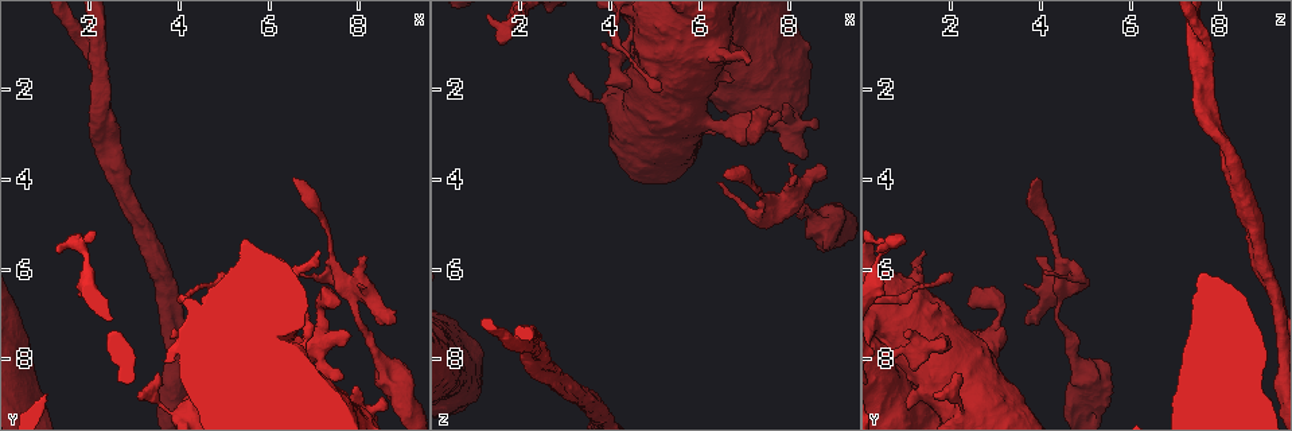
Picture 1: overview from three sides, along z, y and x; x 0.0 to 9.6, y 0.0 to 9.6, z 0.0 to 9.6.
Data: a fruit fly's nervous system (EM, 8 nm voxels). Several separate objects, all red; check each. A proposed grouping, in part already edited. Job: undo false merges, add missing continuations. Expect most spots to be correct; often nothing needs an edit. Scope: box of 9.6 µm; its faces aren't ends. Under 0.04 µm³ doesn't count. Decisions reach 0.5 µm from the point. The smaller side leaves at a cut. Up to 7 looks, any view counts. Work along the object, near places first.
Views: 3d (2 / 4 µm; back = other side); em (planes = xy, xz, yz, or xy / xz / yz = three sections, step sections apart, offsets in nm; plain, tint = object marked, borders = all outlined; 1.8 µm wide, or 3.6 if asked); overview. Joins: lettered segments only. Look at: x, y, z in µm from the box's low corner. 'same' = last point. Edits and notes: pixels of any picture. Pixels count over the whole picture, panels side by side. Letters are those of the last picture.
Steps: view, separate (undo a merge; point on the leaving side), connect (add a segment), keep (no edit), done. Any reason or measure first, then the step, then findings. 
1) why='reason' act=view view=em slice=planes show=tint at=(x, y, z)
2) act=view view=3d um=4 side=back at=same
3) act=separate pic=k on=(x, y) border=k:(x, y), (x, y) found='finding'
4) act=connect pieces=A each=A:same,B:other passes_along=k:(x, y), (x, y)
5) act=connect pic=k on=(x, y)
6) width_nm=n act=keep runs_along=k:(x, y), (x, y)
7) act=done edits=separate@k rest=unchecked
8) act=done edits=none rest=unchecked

why='sharp bend' act=view view=3d um=4 at=(7.90, 6.45, 4.50)

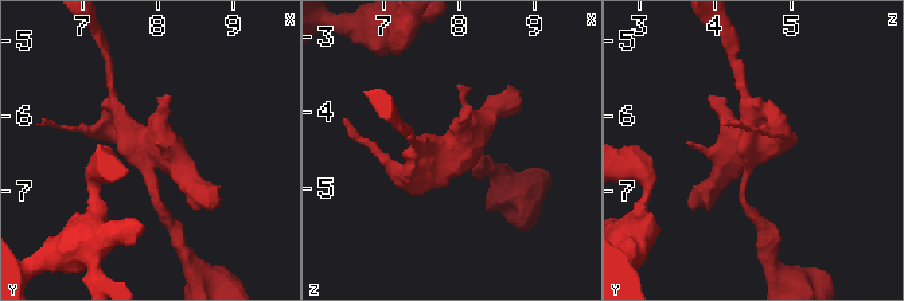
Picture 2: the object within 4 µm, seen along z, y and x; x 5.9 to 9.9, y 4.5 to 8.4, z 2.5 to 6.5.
why='now the EM' act=view view=em slice=planes show=plain at=(7.90, 6.50, 4.45)

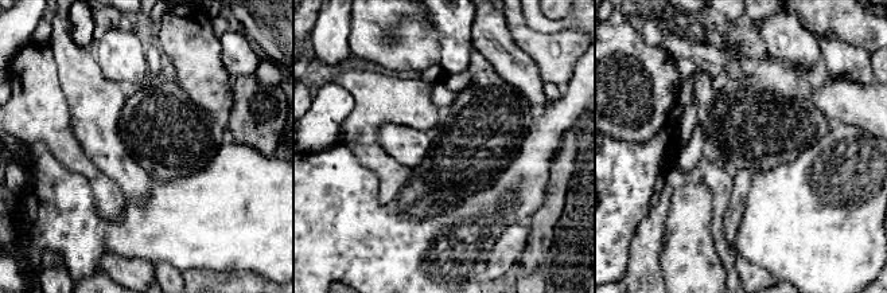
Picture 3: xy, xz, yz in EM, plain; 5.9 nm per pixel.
act=view view=em slice=planes show=borders at=same

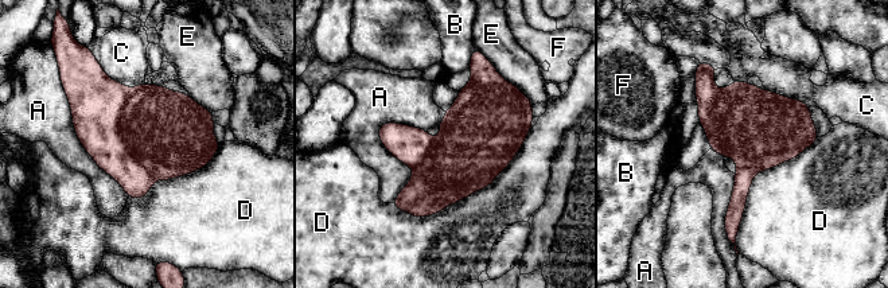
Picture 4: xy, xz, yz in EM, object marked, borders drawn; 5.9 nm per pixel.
longest_contact=D:950nm act=separate pic=4 on=(160, 127) each=A:other,B:other,C:other,D:other,E:other,F:other border=4:(129, 89), (121, 137), (155, 179) found='two cells meet here'

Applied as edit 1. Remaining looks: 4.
why='branch point' act=view view=3d um=2 at=(2.50, 3.85, 8.35)

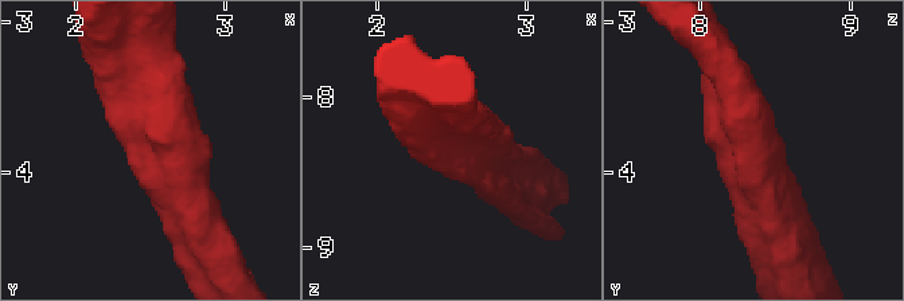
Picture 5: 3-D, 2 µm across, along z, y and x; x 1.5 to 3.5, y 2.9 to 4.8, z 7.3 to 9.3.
act=view view=em slice=yz step=16 show=tint at=(2.58, 3.92, 8.36)

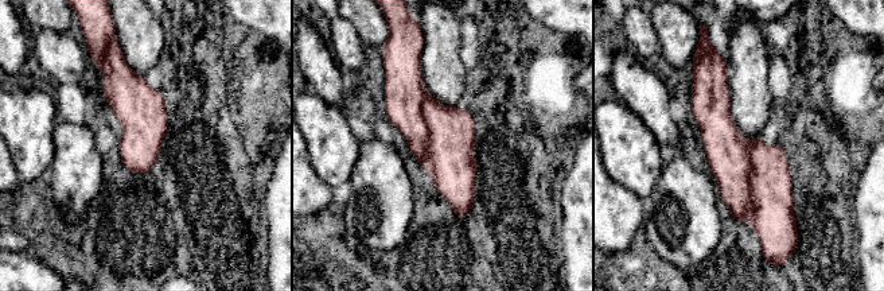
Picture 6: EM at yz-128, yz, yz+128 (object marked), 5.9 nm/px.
act=view view=em slice=xz step=16 show=borders at=same

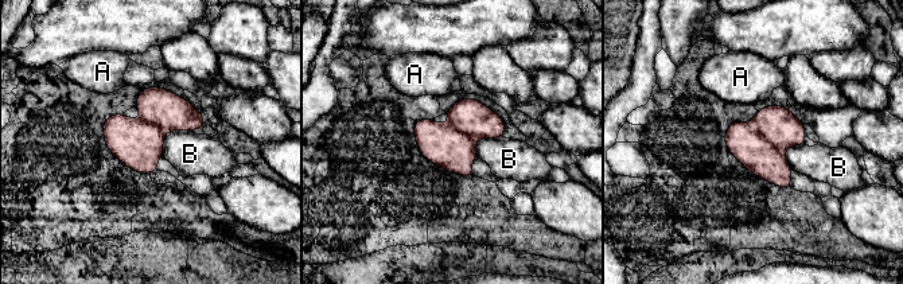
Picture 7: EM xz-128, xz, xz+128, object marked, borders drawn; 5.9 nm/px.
longest_contact=B:240nm act=keep each=A:other,B:other found='one cell here'

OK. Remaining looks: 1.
act=done edits=separate@4 rest=unchecked

